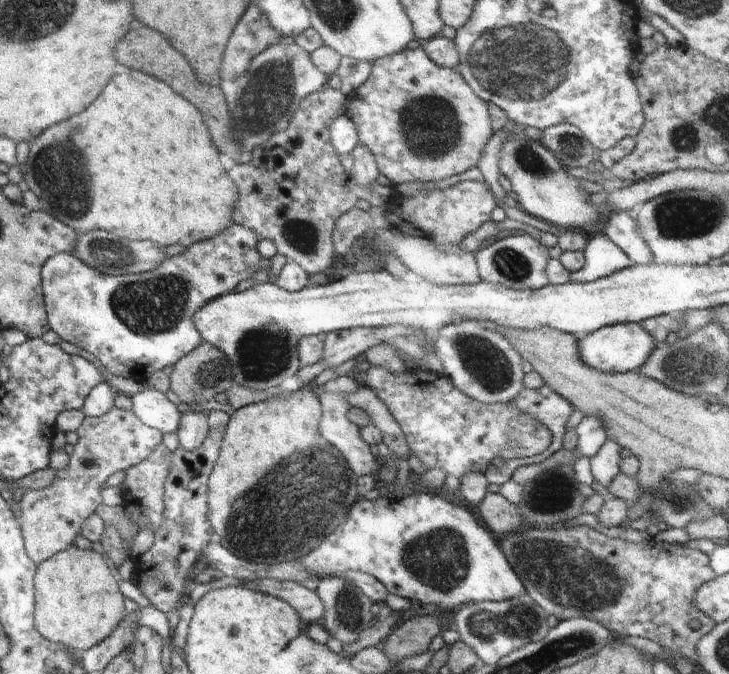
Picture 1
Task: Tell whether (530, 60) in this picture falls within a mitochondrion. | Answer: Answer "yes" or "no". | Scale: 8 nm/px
yes

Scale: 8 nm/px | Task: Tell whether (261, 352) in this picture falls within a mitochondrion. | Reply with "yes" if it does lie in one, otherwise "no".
yes

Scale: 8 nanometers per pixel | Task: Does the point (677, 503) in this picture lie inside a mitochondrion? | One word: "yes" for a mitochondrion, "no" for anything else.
yes

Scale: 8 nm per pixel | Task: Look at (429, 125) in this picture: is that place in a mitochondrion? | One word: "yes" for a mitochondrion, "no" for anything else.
yes

